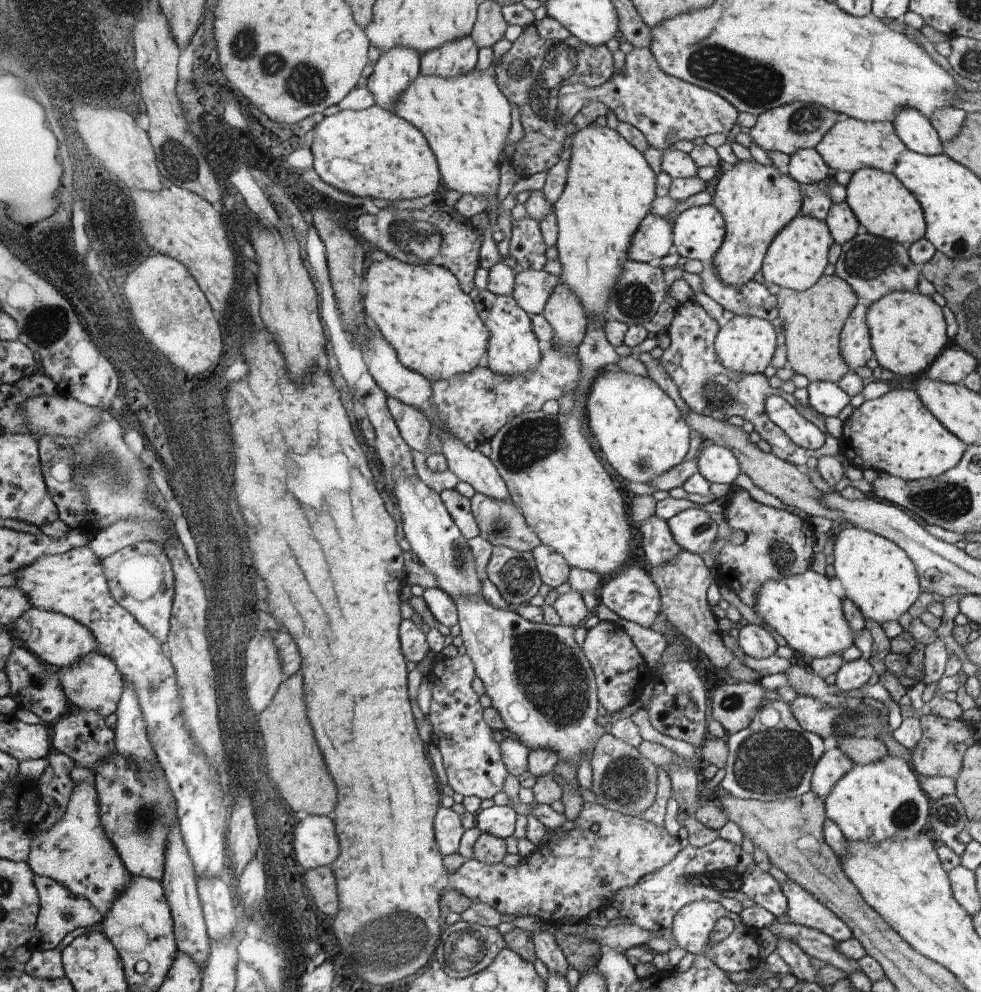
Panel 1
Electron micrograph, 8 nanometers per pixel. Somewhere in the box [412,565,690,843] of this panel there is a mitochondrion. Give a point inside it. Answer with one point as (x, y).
(549, 674)

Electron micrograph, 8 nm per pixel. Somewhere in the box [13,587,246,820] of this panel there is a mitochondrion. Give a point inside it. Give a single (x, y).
(40, 680)

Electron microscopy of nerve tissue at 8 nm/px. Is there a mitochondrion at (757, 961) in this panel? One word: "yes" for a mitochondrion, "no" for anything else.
no

